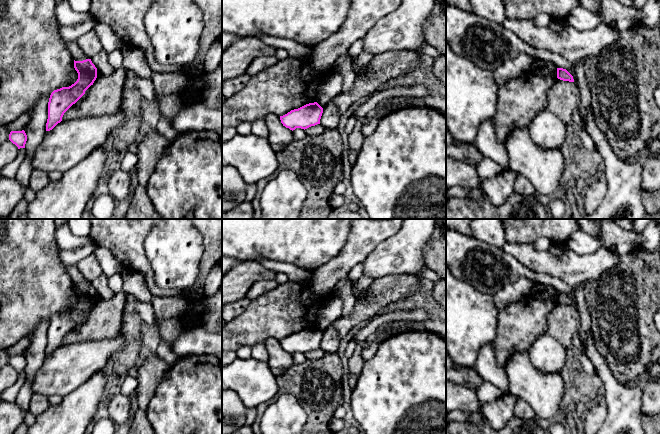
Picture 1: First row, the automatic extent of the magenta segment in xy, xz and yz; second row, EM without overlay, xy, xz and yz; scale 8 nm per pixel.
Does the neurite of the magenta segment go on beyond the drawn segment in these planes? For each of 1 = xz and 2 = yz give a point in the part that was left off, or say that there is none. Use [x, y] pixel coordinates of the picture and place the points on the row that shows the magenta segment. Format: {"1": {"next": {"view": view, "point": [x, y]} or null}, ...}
{"1": {"next": null}, "2": {"next": null}}

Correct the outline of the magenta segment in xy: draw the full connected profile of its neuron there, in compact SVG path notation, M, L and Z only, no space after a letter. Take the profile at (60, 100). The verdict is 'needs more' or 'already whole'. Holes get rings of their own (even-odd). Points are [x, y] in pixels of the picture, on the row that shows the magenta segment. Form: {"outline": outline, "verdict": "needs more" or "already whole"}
{"outline": "M91 59L74 60L74 68L78 73L77 81L69 87L54 90L50 95L46 131L52 130L62 121L64 113L85 94L97 78L97 68Z", "verdict": "already whole"}

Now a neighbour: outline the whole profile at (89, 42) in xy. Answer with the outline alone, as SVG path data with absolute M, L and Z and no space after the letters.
M94 29L84 33L76 42L89 59L103 50L101 41Z

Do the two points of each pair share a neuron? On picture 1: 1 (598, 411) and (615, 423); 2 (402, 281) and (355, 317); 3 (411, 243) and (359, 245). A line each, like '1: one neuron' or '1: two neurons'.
1: two neurons
2: one neuron
3: two neurons

